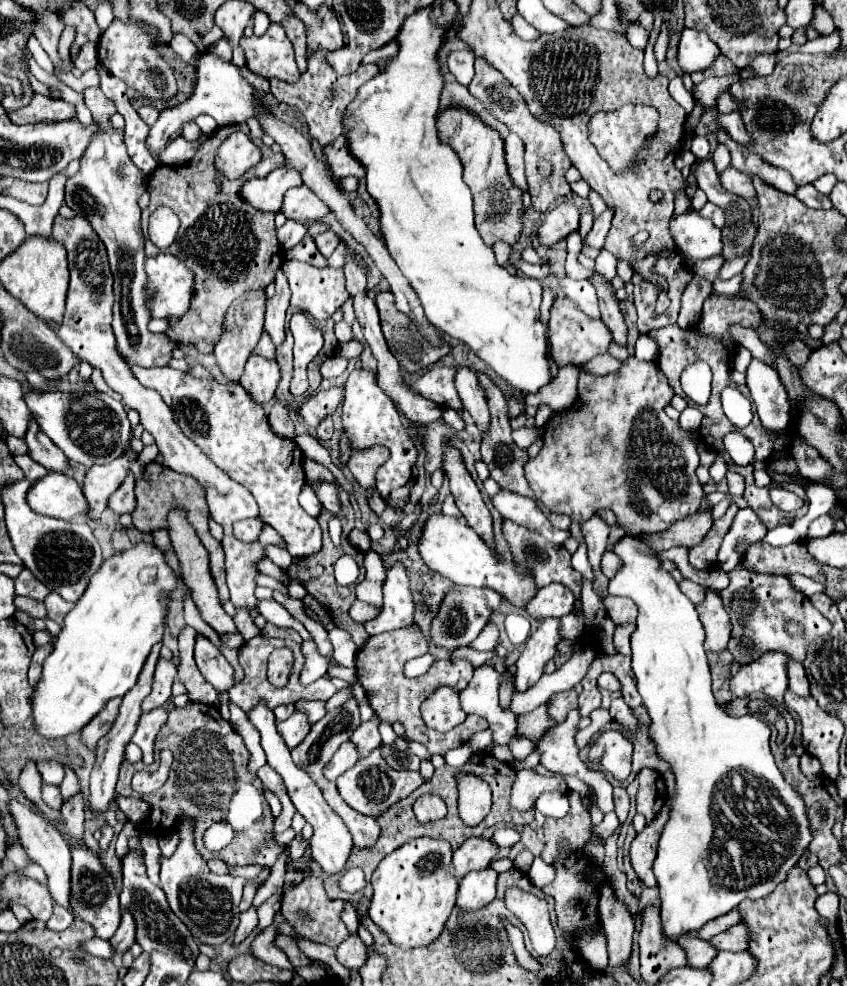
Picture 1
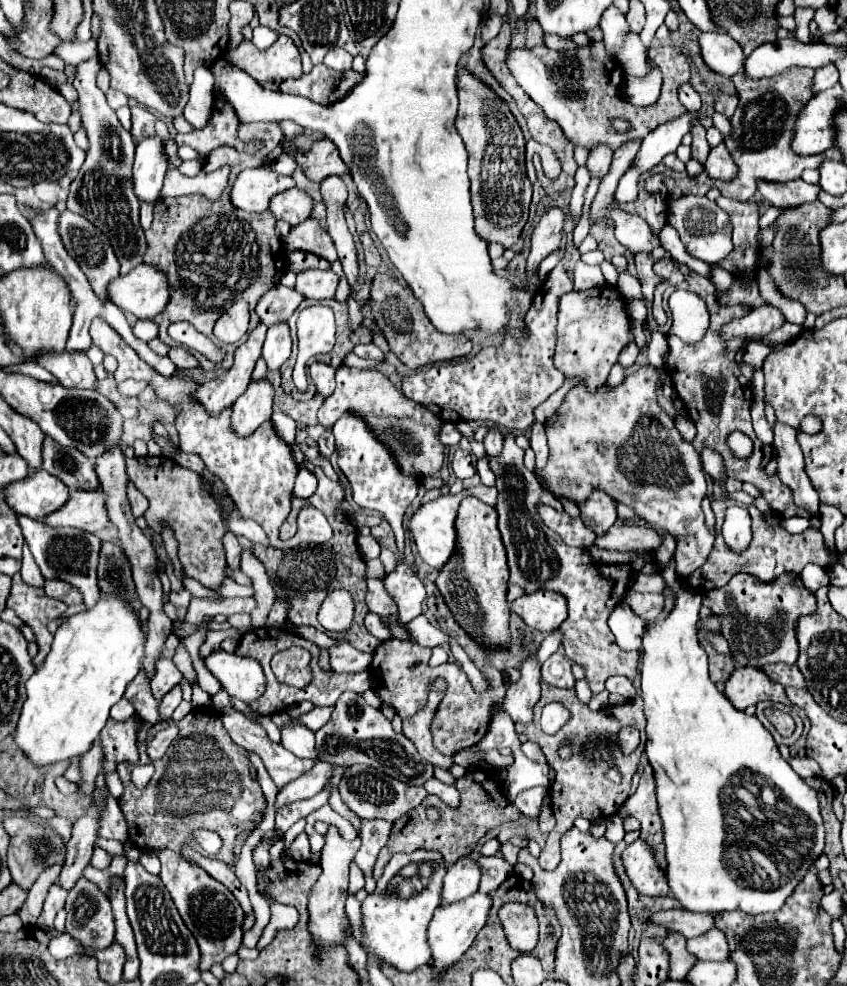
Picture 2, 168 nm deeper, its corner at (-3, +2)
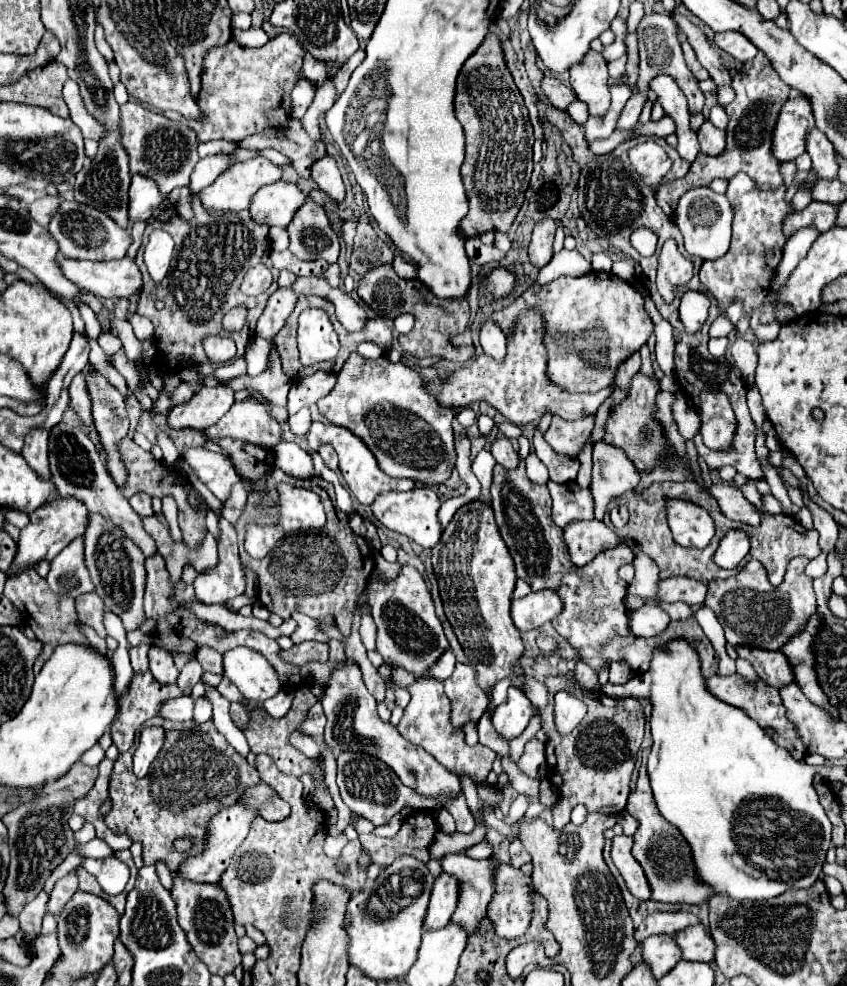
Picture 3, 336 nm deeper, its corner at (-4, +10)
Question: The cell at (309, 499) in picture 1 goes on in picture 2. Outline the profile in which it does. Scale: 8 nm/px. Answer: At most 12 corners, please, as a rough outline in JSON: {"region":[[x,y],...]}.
{"region":[[300,466],[294,496],[310,498],[316,476]]}

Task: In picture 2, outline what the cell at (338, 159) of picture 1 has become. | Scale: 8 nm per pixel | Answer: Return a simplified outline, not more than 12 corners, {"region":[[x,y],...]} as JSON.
{"region":[[328,138],[294,158],[314,182],[342,176],[350,168]]}

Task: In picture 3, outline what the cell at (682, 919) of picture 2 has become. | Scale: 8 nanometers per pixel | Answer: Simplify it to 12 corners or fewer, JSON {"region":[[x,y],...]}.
{"region":[[655,912],[639,928],[635,940],[653,934],[675,934],[699,918],[689,912]]}

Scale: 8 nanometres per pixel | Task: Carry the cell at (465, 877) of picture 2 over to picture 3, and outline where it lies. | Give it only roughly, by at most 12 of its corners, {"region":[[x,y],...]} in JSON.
{"region":[[443,872],[433,884],[423,928],[447,926],[459,886]]}

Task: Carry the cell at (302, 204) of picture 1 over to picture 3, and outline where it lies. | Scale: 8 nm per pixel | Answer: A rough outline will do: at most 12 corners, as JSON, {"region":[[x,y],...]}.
{"region":[[279,180],[257,190],[255,224],[285,228],[307,196]]}

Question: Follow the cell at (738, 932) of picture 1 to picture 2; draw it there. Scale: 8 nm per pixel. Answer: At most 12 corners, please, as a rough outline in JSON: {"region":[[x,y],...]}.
{"region":[[714,928],[688,940],[698,960],[728,960],[726,934]]}

